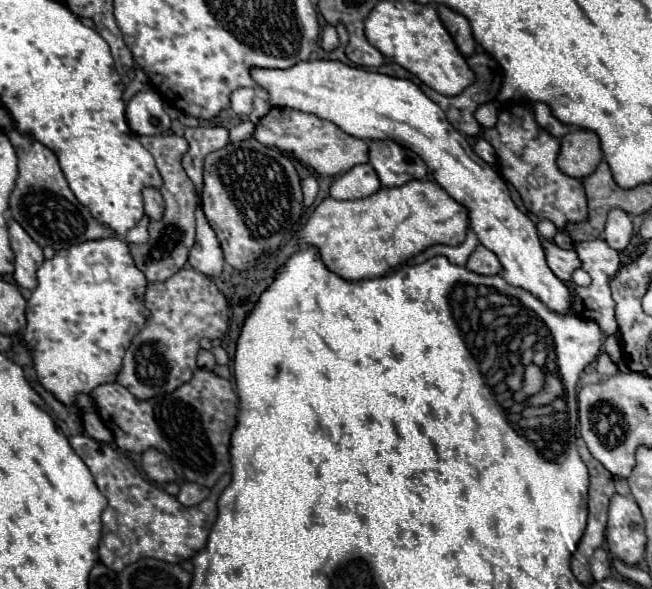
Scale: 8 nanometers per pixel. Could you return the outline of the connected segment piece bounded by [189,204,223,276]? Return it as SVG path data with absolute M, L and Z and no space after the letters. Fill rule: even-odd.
M201 204L197 206L195 214L197 214L197 238L189 252L189 264L195 270L203 272L205 276L219 276L223 270L223 252L221 252L217 234L209 226L201 210Z

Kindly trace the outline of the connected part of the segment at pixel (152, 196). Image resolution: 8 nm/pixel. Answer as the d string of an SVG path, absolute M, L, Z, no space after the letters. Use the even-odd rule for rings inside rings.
M153 186L143 188L143 204L145 204L145 214L151 220L159 220L163 216L165 202L163 202L163 196L157 188L153 188Z

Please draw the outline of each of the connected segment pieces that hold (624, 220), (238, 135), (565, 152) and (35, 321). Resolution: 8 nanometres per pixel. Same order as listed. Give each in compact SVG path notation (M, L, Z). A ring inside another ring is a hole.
M615 208L609 212L609 218L607 218L607 224L605 224L605 232L603 232L603 238L605 242L615 248L617 252L623 252L631 240L631 232L633 232L633 224L631 224L631 218Z
M251 121L241 122L229 131L229 139L233 143L241 142L251 137L254 130L255 125Z
M575 130L561 138L557 166L571 178L589 176L603 160L599 138L591 130Z
M117 238L75 244L57 250L51 260L45 260L37 270L37 288L33 292L33 298L29 298L27 302L27 328L23 334L25 342L35 350L35 370L43 388L53 392L63 404L75 404L75 396L79 392L89 394L99 384L115 382L121 370L125 348L129 348L133 336L143 328L149 314L143 304L145 290L145 276L135 266L127 244ZM95 264L105 266L107 276L103 280L97 280L97 276L93 274Z

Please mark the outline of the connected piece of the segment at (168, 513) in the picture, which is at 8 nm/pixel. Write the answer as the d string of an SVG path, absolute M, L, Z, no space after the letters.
M85 434L71 436L69 442L71 442L71 448L81 456L81 460L91 470L101 494L105 494L105 498L109 500L109 506L103 512L103 532L105 534L109 534L109 532L123 534L129 540L129 552L125 556L117 556L105 544L101 544L99 558L107 568L111 568L113 572L121 572L127 564L133 564L135 560L141 560L145 556L177 564L177 562L197 556L205 548L207 536L217 518L217 498L227 488L227 484L231 480L229 474L225 474L213 486L207 500L203 500L197 508L195 506L187 508L187 506L179 504L179 500L175 496L167 494L165 490L161 490L155 484L151 484L149 480L145 480L137 472L137 468L131 464L131 460L127 456L115 452L109 444L101 444Z

